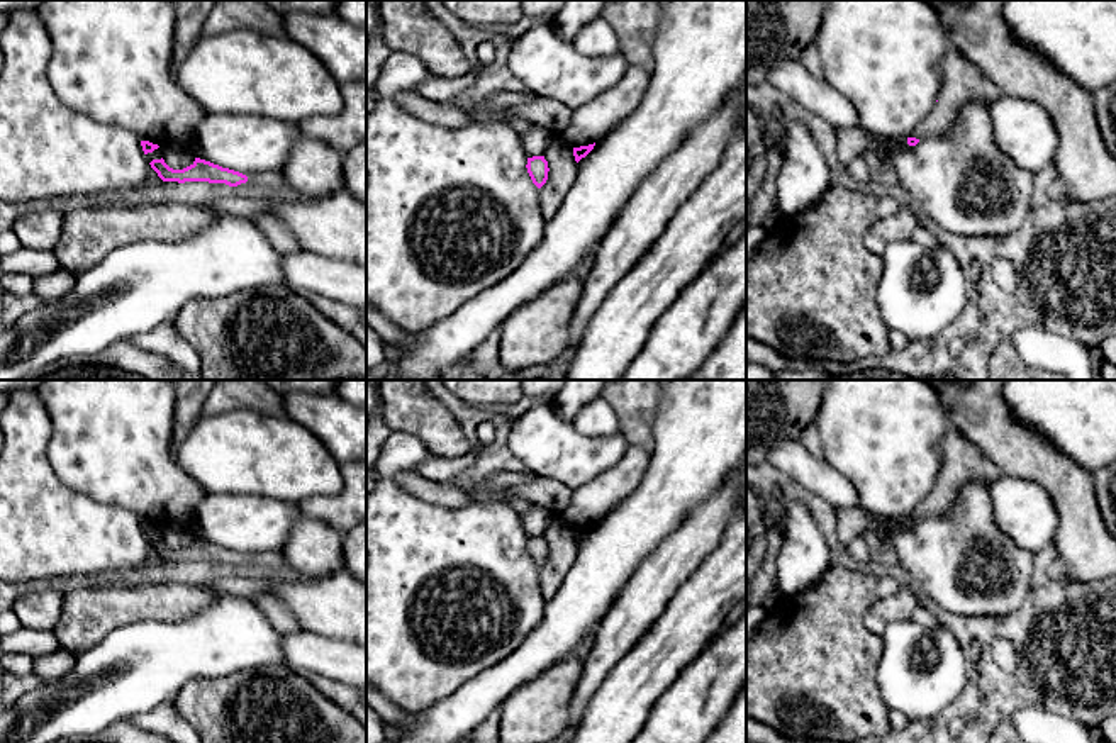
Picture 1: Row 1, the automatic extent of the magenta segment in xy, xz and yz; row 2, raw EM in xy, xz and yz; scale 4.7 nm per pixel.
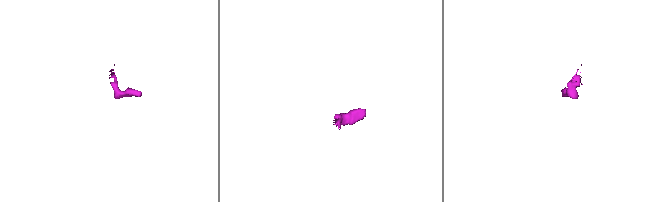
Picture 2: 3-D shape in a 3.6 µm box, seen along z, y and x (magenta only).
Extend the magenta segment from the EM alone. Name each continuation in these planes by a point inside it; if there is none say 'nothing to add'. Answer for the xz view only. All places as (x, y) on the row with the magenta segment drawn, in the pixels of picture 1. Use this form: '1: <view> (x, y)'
nothing to add

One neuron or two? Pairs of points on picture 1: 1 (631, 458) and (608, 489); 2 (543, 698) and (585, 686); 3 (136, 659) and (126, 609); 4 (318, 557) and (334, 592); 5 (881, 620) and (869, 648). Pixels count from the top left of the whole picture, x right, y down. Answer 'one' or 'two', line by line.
1: one
2: two
3: two
4: two
5: two

